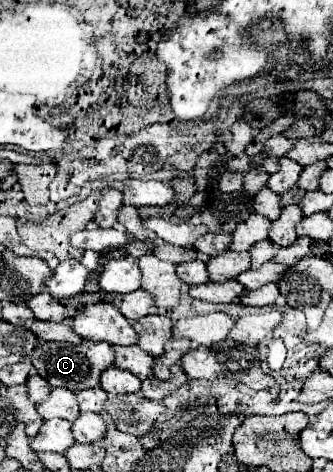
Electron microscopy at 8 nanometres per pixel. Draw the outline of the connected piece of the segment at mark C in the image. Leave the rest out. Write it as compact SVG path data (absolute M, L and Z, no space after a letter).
M84 341L80 345L70 345L70 343L40 343L34 349L34 355L30 355L32 365L38 369L38 375L44 377L52 387L66 387L70 391L80 391L80 389L90 389L100 385L100 375L108 367L114 367L114 349L110 343L90 343Z

